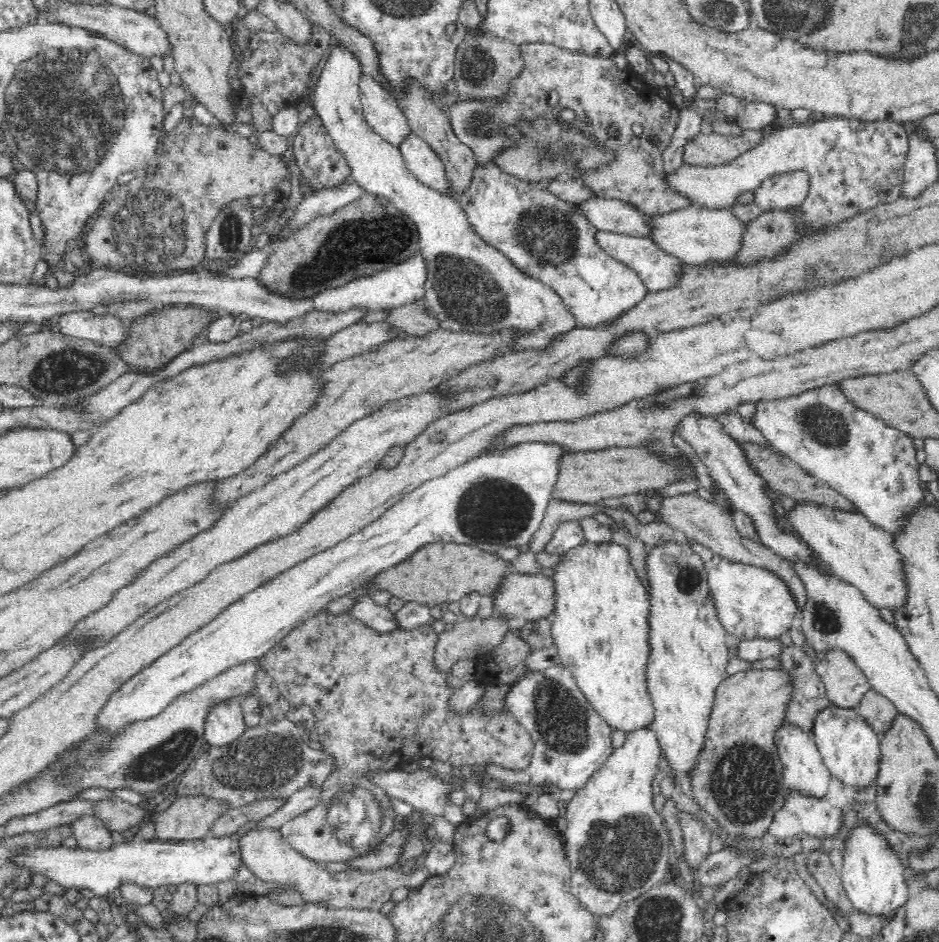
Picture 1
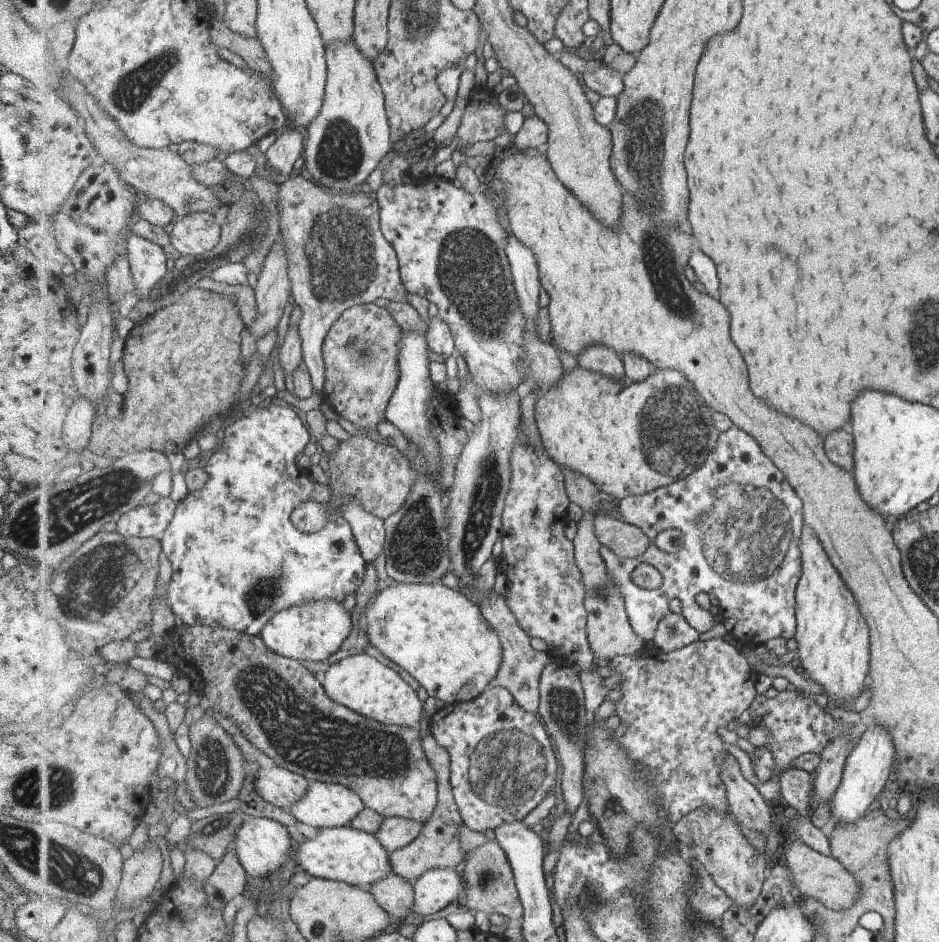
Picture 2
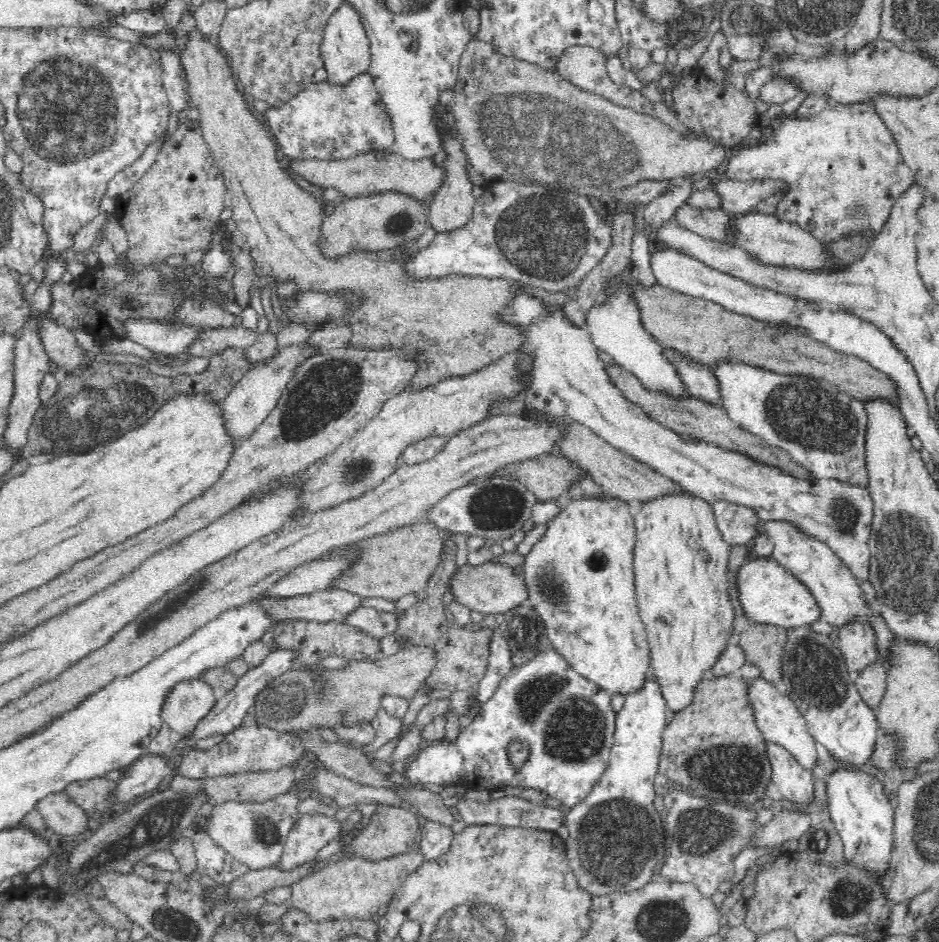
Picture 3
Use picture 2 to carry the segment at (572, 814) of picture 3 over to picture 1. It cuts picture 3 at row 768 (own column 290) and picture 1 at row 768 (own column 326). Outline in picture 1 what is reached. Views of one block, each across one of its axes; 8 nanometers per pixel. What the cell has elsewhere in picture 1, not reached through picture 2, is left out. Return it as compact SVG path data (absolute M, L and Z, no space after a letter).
M651 725L638 727L625 732L624 744L620 748L613 750L612 754L607 757L604 764L589 778L589 781L580 789L575 792L575 796L563 804L563 813L567 820L567 828L563 835L565 844L566 857L570 863L569 879L571 886L571 894L585 907L586 910L592 911L594 916L608 916L616 907L620 907L626 902L631 902L638 895L641 895L645 890L648 890L652 885L658 882L665 881L670 876L670 870L673 862L673 853L670 852L670 835L662 816L658 816L656 808L654 808L654 796L652 795L652 782L654 776L658 774L660 768L660 758L664 757L663 749L658 743L656 731L652 729Z

